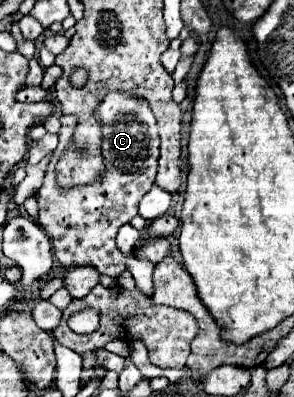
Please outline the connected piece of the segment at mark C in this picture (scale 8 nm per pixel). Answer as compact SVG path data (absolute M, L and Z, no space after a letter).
M110 92L102 98L102 102L98 104L98 112L96 112L96 120L102 122L102 158L106 164L106 172L98 182L92 184L84 184L84 186L74 186L70 190L62 188L56 182L56 162L58 158L64 154L70 136L74 134L76 128L76 119L73 115L60 116L60 144L52 154L52 160L48 164L48 172L44 178L42 188L36 194L38 206L40 206L40 214L38 214L38 224L50 234L52 240L52 248L54 248L54 256L62 266L92 266L96 268L100 274L108 274L112 278L116 278L118 274L122 274L126 270L124 266L124 254L116 248L116 232L122 224L128 224L136 214L138 214L138 204L142 200L142 196L152 188L154 178L156 178L156 168L158 168L158 126L156 126L156 118L150 110L150 104L144 98L134 98L126 92Z

